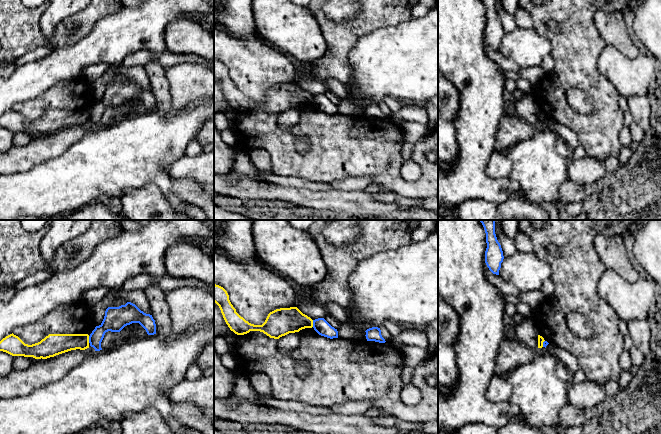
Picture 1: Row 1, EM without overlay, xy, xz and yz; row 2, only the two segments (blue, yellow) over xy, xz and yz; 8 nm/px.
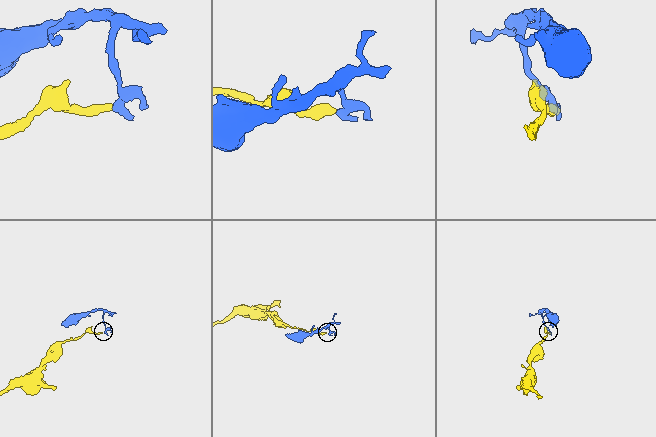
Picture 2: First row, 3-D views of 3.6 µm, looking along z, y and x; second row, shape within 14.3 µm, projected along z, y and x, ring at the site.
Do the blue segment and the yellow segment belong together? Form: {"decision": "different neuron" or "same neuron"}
{"decision": "different neuron"}

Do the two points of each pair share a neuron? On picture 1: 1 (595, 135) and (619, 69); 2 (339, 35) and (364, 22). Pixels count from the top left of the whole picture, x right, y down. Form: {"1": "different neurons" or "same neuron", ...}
{"1": "different neurons", "2": "same neuron"}

